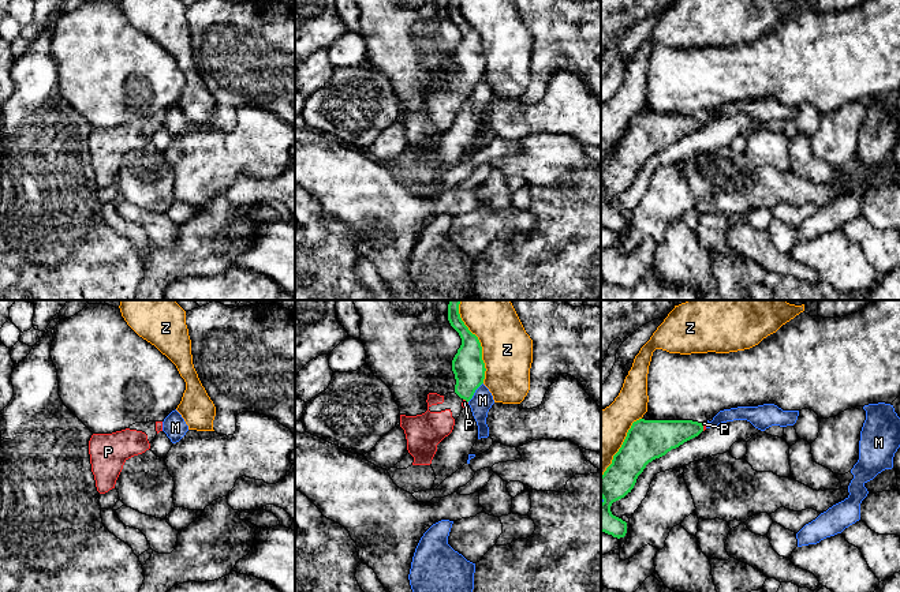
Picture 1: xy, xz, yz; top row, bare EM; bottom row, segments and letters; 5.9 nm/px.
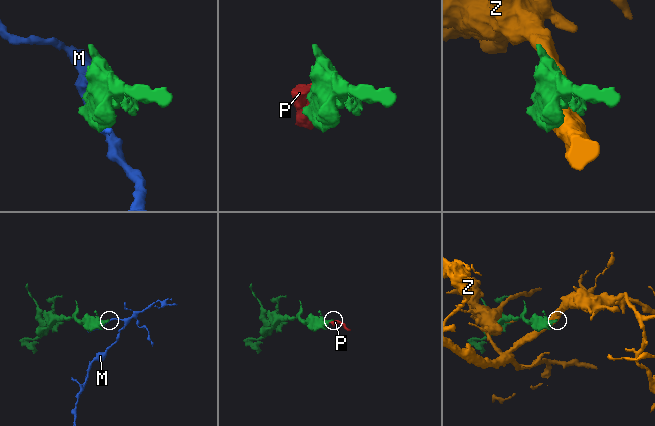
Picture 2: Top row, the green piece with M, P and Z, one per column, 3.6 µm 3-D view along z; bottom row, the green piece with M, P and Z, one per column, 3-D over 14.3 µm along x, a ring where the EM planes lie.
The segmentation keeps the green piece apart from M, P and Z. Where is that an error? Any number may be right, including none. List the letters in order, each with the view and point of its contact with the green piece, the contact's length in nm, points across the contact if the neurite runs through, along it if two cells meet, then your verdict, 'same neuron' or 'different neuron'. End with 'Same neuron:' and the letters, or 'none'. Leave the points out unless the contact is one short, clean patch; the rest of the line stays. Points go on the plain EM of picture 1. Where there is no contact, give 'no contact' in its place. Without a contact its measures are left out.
M: xz (474, 86) | 150 nm | different neuron
P: yz (702, 122) | 50 nm | across yz (661, 131), (702, 122), (704, 117) | same neuron
Z: xz (480, 38) | 480 nm | different neuron
Same neuron: P

